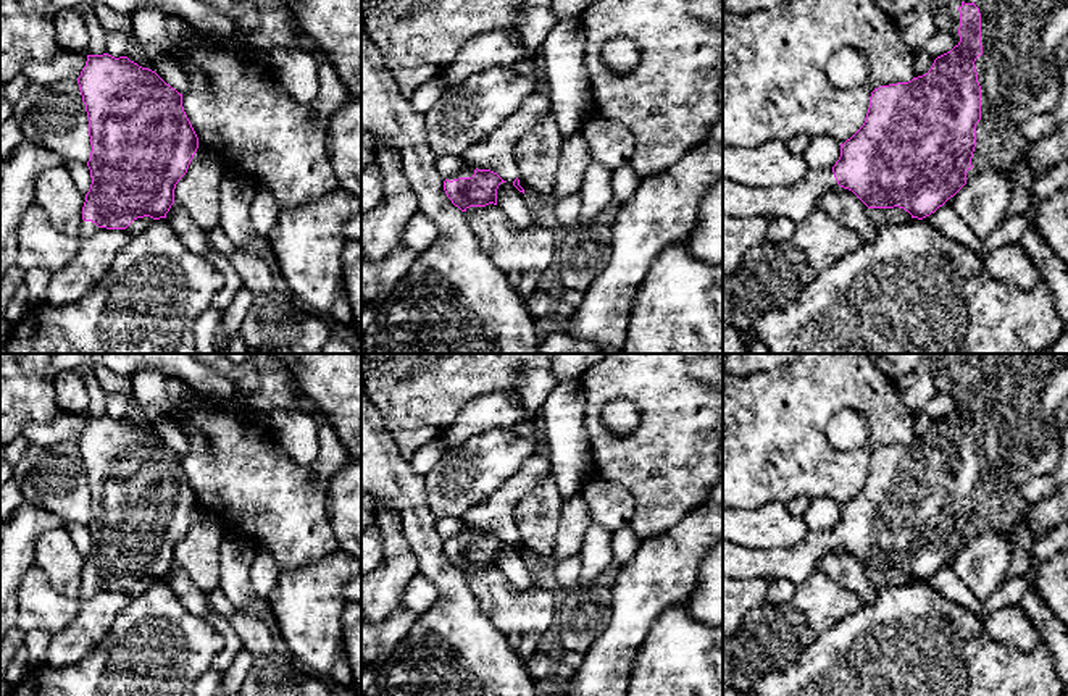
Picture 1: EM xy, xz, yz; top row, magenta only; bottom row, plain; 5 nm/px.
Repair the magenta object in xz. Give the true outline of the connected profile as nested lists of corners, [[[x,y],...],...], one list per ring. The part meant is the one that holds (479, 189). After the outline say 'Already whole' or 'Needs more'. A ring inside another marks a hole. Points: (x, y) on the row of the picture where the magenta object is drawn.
[[[463,168],[444,181],[444,191],[455,207],[466,212],[469,207],[497,205],[497,189],[503,181],[490,170]]]. Needs more

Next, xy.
[[[87,55],[77,78],[89,118],[92,184],[82,207],[79,239],[100,228],[126,229],[134,220],[166,218],[174,203],[174,189],[198,149],[198,137],[184,111],[182,94],[155,71],[127,57]]]. Needs more

